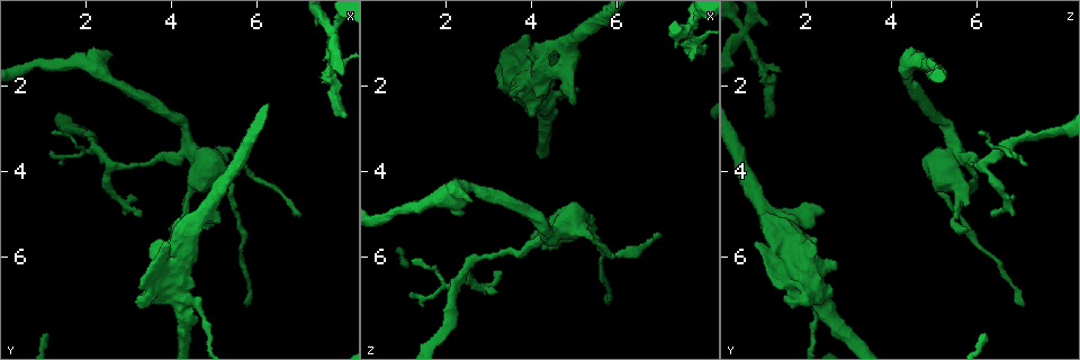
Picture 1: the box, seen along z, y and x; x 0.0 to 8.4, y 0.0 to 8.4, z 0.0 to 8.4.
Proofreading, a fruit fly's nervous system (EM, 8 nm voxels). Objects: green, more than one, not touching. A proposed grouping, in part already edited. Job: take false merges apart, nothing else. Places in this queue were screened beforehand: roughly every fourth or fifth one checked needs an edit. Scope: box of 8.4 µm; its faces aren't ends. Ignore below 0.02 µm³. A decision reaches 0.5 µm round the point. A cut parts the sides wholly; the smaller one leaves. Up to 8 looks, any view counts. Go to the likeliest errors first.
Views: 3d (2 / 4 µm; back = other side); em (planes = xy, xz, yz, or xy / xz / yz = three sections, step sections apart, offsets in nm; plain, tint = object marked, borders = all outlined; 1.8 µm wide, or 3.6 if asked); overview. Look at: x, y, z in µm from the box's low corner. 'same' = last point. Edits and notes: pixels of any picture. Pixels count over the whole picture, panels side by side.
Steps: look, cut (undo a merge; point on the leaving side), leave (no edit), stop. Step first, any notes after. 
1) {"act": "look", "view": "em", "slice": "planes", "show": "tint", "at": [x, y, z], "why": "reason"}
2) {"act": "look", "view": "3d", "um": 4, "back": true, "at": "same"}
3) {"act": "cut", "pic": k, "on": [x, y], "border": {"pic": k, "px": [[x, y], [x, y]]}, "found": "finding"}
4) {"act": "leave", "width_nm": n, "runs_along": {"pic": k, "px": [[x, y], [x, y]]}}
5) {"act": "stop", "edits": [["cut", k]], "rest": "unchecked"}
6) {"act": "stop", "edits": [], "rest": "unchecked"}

{"act": "look", "view": "em", "um": 3.6, "slice": "xz", "step": 8, "show": "tint", "at": [7.75, 0.80, 0.50], "why": "abrupt turn"}

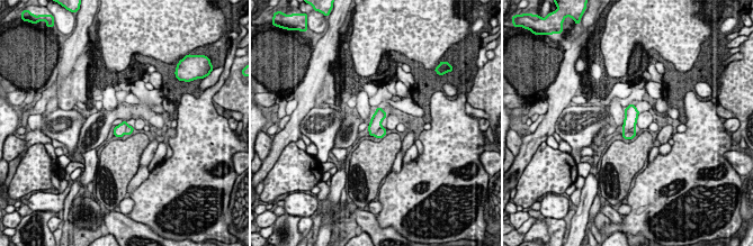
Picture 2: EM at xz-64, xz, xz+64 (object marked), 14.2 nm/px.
{"act": "cut", "pic": 2, "on": [630, 115], "border": {"pic": 2, "px": [[635, 128], [622, 131]]}, "found": "two neurons meet here"}

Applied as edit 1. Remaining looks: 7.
{"act": "look", "view": "overview", "why": "redraw"}

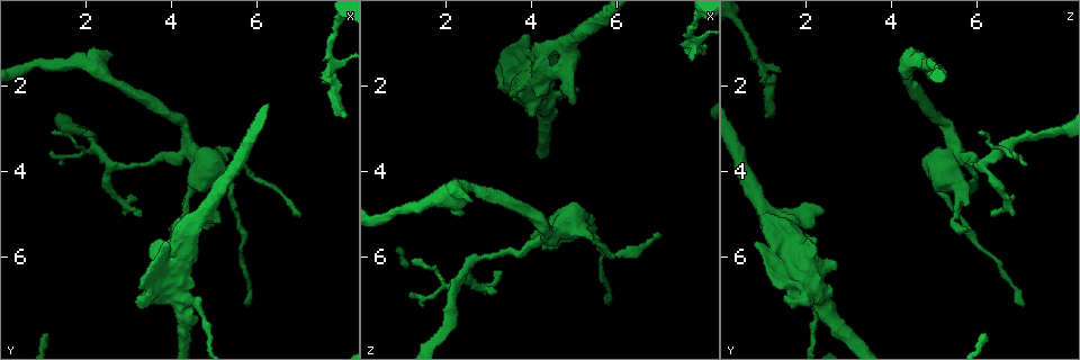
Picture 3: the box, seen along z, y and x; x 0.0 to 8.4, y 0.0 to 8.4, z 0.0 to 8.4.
{"act": "look", "view": "em", "um": 3.6, "slice": "xz", "step": 8, "show": "tint", "at": [4.60, 3.60, 5.45], "why": "branch point"}

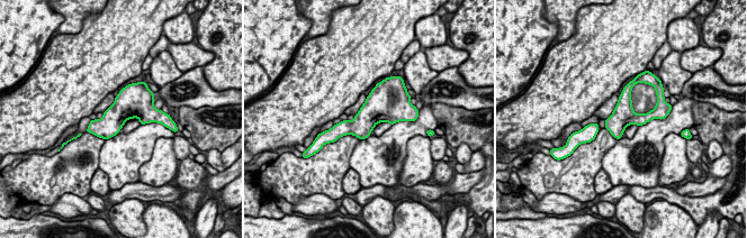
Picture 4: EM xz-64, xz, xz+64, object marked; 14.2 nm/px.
{"act": "look", "view": "em", "um": 3.6, "slice": "planes", "show": "tint", "at": "same"}

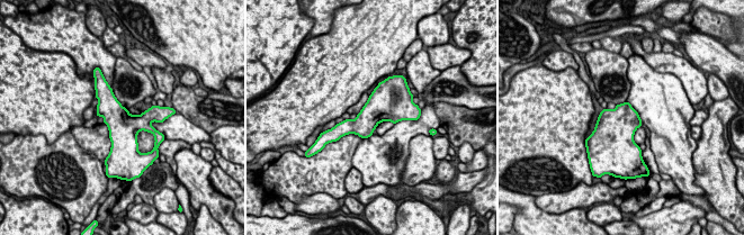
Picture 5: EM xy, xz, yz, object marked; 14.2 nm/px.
{"act": "leave", "found": "one neuron here"}

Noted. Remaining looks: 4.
{"act": "look", "view": "em", "slice": "planes", "show": "tint", "at": [4.25, 5.75, 1.50], "why": "closes a loop"}

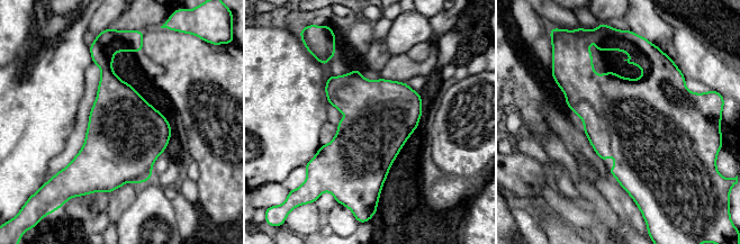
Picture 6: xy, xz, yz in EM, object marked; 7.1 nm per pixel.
{"act": "leave", "width_nm": 500, "found": "one neuron here"}

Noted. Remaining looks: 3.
{"act": "stop", "edits": [["cut", 2]], "rest": "unchecked"}

